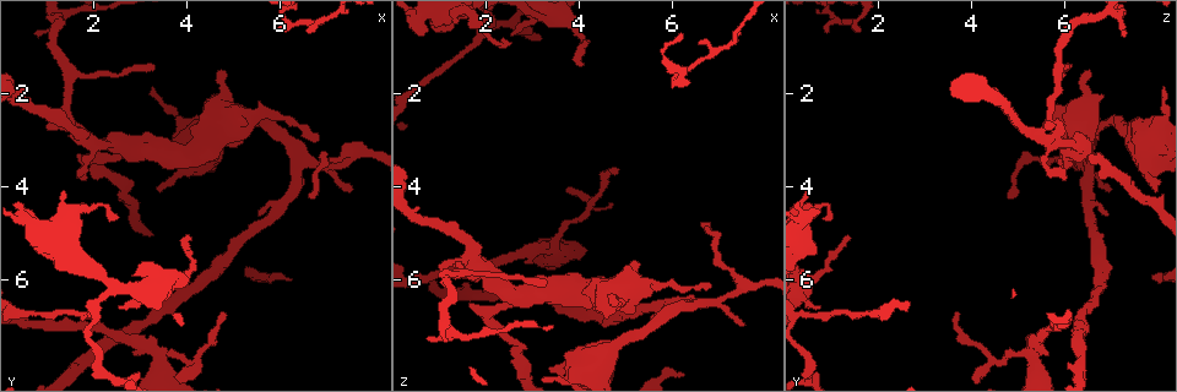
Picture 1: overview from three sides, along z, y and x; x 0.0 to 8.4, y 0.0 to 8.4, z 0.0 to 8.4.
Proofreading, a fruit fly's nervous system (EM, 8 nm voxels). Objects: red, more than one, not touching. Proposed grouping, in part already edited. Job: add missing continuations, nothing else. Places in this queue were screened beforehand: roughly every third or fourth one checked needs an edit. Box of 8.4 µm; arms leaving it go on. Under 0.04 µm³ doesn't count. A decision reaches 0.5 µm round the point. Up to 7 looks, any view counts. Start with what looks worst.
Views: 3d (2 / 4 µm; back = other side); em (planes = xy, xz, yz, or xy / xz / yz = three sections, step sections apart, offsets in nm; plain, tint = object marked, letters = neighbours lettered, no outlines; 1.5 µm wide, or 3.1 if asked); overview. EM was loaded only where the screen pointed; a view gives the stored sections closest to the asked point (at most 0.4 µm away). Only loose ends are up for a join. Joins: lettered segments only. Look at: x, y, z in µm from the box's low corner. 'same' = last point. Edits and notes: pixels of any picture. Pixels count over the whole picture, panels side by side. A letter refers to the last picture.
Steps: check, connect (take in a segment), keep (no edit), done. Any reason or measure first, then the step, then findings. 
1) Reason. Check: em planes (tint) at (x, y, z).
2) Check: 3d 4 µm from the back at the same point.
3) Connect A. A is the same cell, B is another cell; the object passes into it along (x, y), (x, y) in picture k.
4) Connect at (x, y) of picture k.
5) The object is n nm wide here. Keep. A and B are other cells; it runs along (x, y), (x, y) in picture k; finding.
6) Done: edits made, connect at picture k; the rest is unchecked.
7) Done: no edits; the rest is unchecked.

Free end. Check: em yz step 4 (letters) at (4.75, 6.70, 3.70).

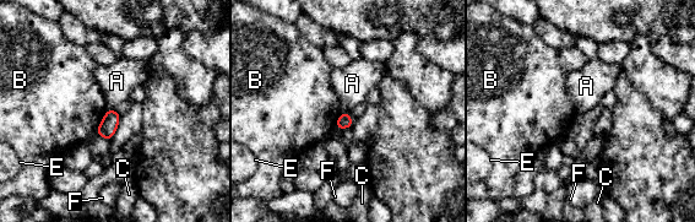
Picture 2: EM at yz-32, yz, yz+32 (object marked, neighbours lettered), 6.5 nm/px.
Another direction. Check: em planes (letters) at the same point.

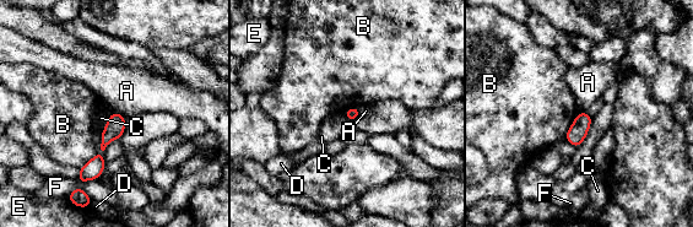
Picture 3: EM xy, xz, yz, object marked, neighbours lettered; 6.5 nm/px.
Keep. A, B, C, D, E and F are other cells; a border runs along (113, 112), (101, 134), (103, 158) in picture 3; no lettered segment goes on from it.

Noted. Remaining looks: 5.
Thin end. Check: em xy step 4 (tint) at (7.40, 4.10, 6.95).

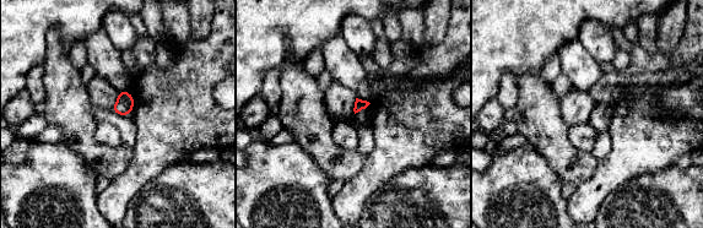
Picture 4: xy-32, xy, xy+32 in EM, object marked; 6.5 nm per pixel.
Another direction. Check: em planes (letters) at the same point.

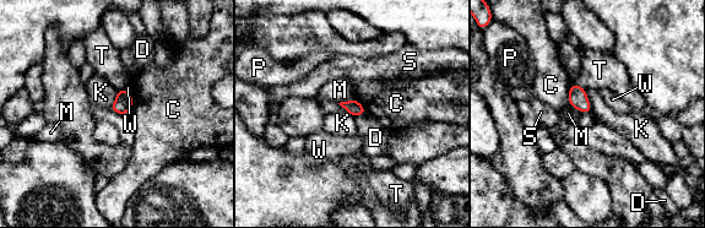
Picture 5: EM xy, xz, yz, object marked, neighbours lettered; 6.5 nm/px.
Keep. C, D, K, M, P, S, T and W are other cells; none of them fits.

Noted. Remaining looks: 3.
Branch stops here. Check: 3d 2 µm at (3.30, 1.40, 6.15).

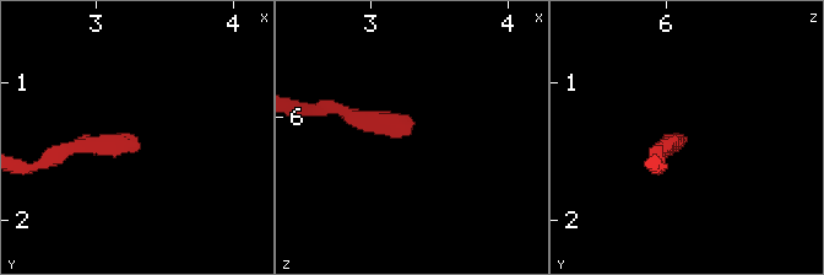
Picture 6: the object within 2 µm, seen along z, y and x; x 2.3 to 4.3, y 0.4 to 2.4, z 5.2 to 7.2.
Now the EM. Check: em xy step 8 (letters) at (3.30, 1.40, 6.12).

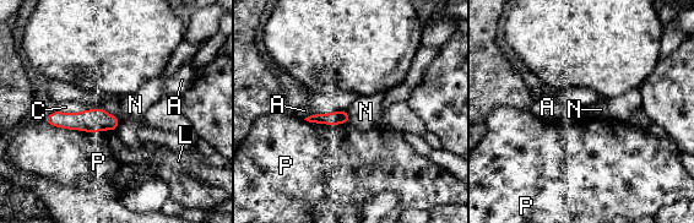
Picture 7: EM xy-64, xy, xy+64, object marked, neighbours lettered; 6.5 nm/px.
The longest contact is with P, 480 nm. Keep. A, C, L, N and P are other cells; a border runs along (346, 110), (350, 121) in picture 7; no lettered segment goes on from it.

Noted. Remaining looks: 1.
Done: no edits; the rest is unchecked.

